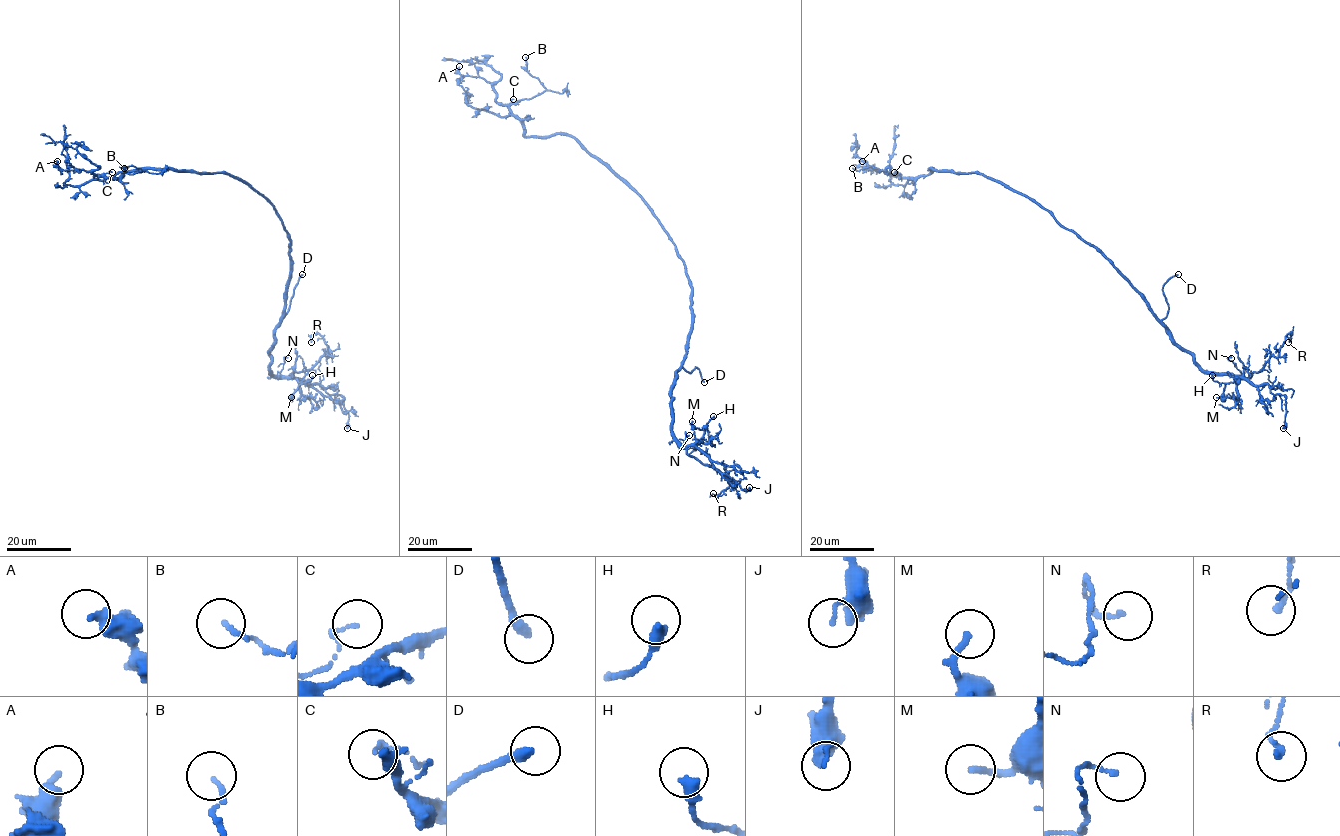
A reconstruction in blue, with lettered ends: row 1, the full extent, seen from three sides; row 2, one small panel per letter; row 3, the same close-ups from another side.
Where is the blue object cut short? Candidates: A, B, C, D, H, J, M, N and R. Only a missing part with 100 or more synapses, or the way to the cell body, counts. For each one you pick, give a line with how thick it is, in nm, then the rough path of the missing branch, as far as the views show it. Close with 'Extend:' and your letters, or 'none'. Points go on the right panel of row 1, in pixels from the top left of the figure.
D: calibre 300 nm; course (1178, 274), (1176, 264), (1199, 252), (1220, 252), (1228, 237), (1234, 209), (1224, 170)
Extend: D

